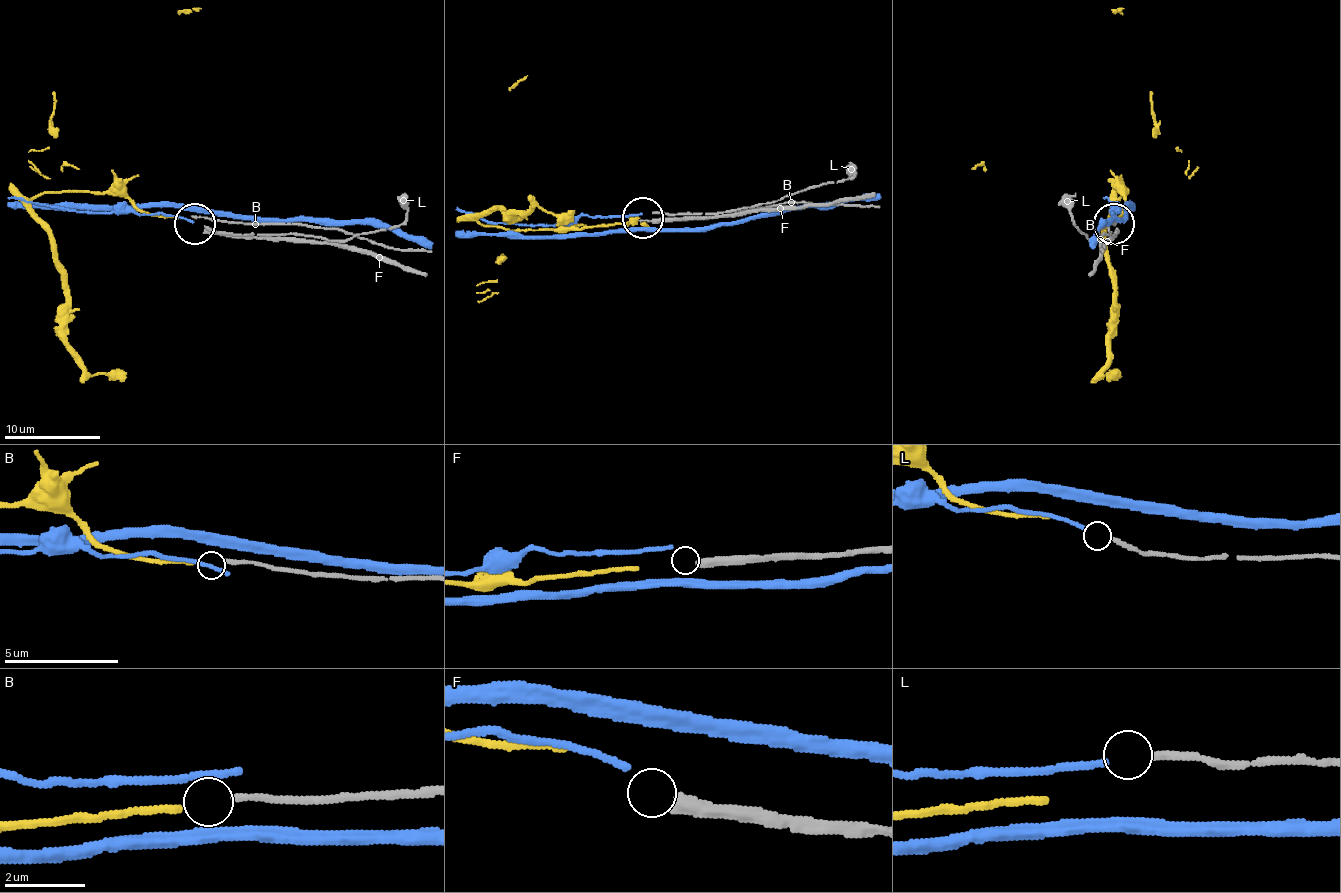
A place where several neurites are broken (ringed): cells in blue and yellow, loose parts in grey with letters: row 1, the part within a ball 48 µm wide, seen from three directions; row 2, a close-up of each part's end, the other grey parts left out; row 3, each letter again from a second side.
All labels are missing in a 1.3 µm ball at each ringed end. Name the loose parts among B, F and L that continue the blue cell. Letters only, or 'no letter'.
L

